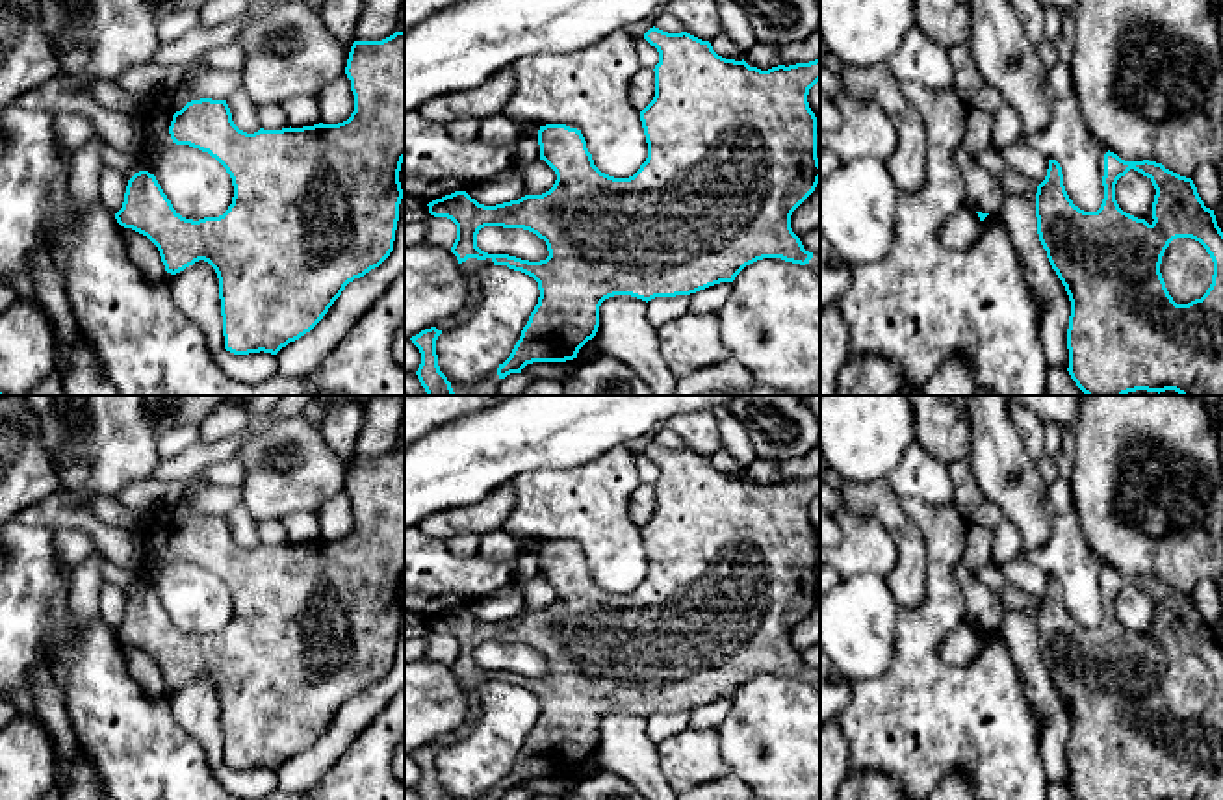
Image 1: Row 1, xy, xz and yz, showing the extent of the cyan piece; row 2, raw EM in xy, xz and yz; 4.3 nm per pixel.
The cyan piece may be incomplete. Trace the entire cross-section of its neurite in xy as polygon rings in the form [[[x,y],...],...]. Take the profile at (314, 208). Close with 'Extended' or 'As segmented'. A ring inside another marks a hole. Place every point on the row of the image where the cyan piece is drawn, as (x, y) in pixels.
[[[405,30],[395,32],[393,35],[382,41],[354,41],[349,52],[345,74],[351,80],[351,91],[354,95],[354,111],[347,121],[338,124],[319,123],[314,126],[303,126],[303,128],[290,126],[282,130],[260,128],[254,134],[247,134],[234,124],[226,100],[212,100],[212,98],[191,100],[173,115],[169,126],[173,143],[189,145],[193,148],[208,152],[226,169],[226,173],[232,178],[234,186],[232,204],[219,217],[204,217],[199,221],[182,217],[173,208],[171,200],[163,193],[156,176],[150,174],[148,171],[139,171],[128,180],[122,208],[115,213],[117,223],[124,228],[132,228],[147,236],[158,247],[165,271],[171,275],[184,271],[186,267],[193,265],[199,260],[208,262],[215,269],[219,278],[225,349],[234,355],[249,355],[260,351],[277,355],[290,342],[295,342],[306,332],[310,332],[323,319],[323,316],[328,312],[328,308],[341,295],[341,291],[349,282],[379,267],[393,251],[395,230],[399,221],[399,204],[403,199],[399,171],[405,160]]]. As segmented

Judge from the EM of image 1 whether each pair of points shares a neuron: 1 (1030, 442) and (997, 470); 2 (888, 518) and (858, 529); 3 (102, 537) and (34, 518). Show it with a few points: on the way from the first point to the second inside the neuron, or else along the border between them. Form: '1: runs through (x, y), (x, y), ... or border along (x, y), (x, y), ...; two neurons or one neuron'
1: border along (1008, 414), (1023, 450), (1036, 463); two neurons
2: border along (841, 507), (873, 516), (888, 531), (897, 561); two neurons
3: runs through (86, 520), (82, 516), (51, 516); one neuron

